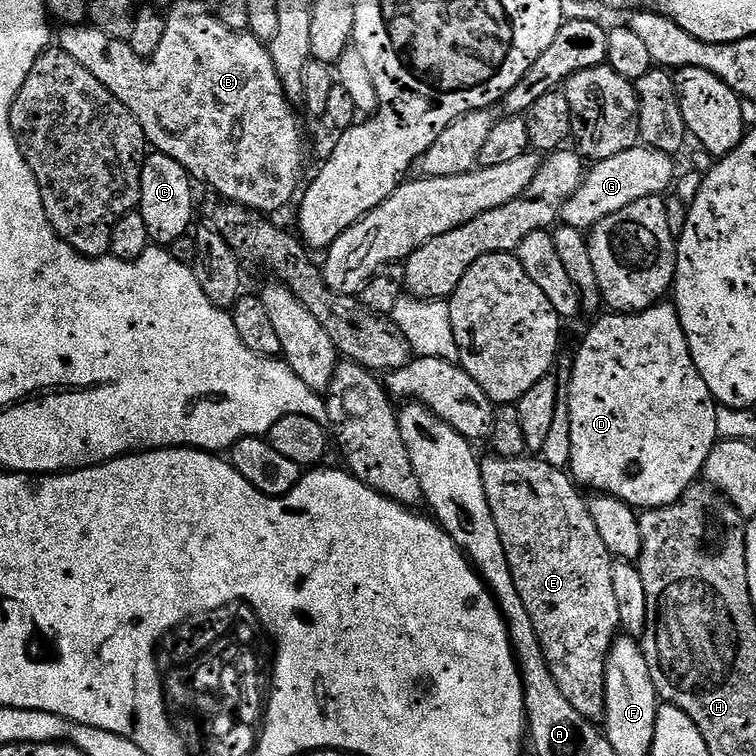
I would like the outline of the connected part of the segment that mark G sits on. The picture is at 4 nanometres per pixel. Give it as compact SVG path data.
M637 146L630 150L622 150L622 154L614 154L614 158L597 160L584 173L584 181L570 194L570 198L562 206L560 220L571 228L590 230L602 218L610 214L618 214L618 210L626 210L630 202L638 202L638 198L658 196L673 187L678 176L678 169L671 155L667 152L656 152L647 146Z

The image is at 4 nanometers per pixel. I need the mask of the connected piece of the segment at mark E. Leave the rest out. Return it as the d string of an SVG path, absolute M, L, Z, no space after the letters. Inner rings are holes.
M488 454L480 461L482 482L486 490L486 502L490 502L490 514L494 518L494 526L498 526L498 534L502 538L502 550L506 550L506 562L510 562L510 574L514 574L514 586L518 586L518 594L522 597L522 606L526 606L526 614L530 614L530 622L534 622L534 634L538 634L538 642L542 646L542 654L550 666L550 674L554 682L558 682L558 690L562 690L566 702L578 710L587 720L596 722L604 714L604 668L607 666L608 652L612 648L621 631L617 599L613 589L614 557L608 553L604 535L594 526L594 518L590 518L588 500L580 497L581 489L563 467L553 466L544 458L512 459Z

